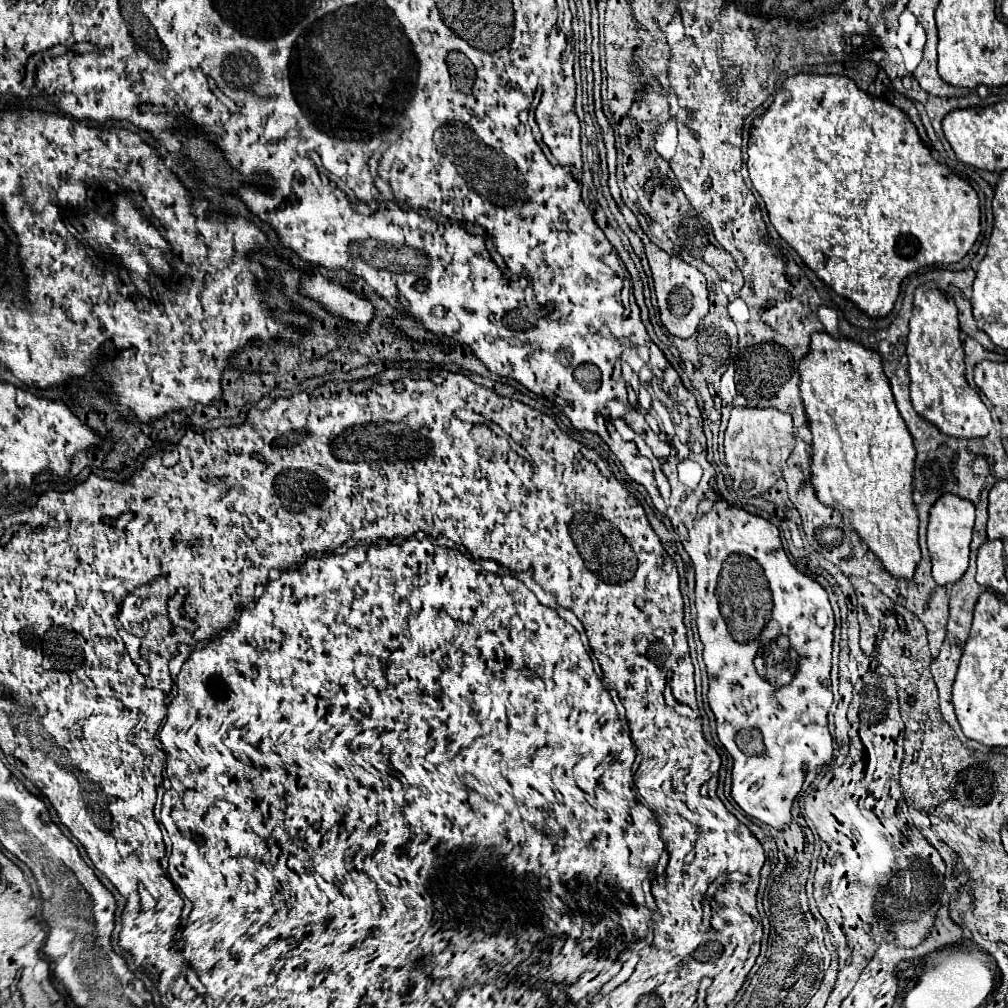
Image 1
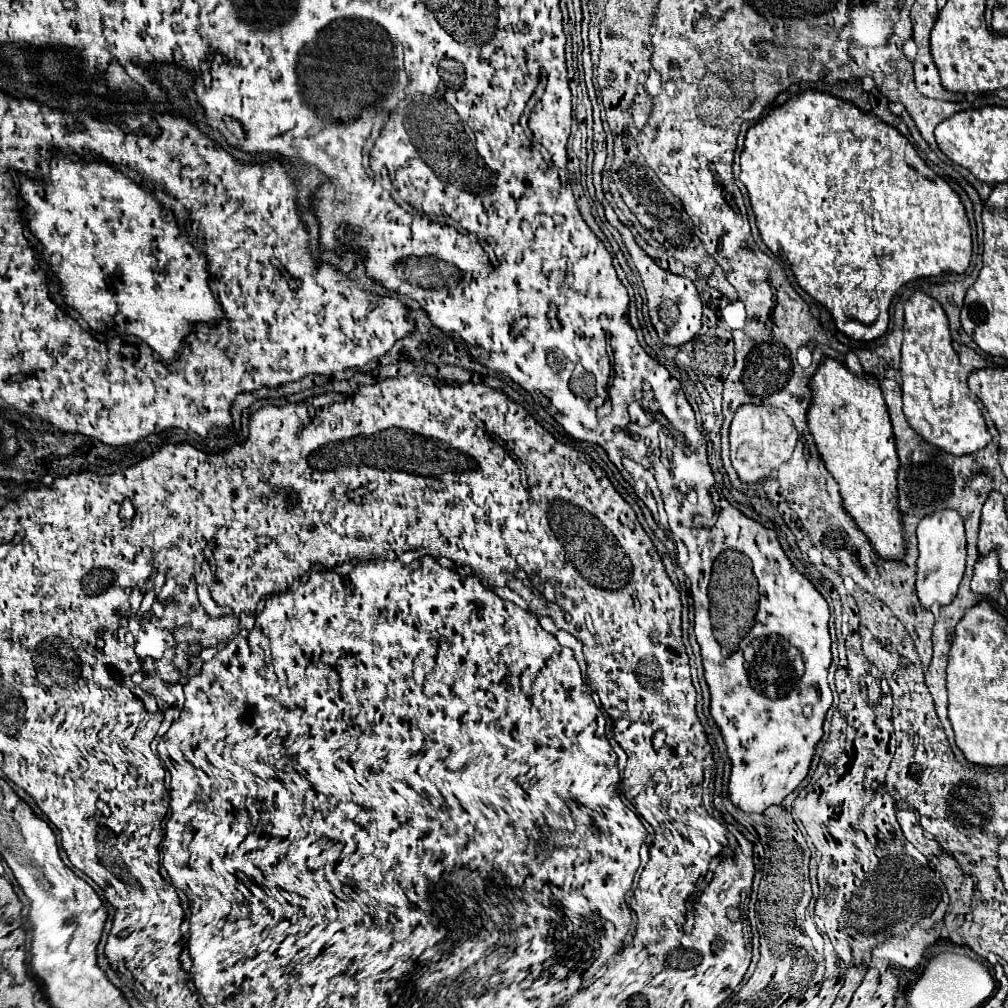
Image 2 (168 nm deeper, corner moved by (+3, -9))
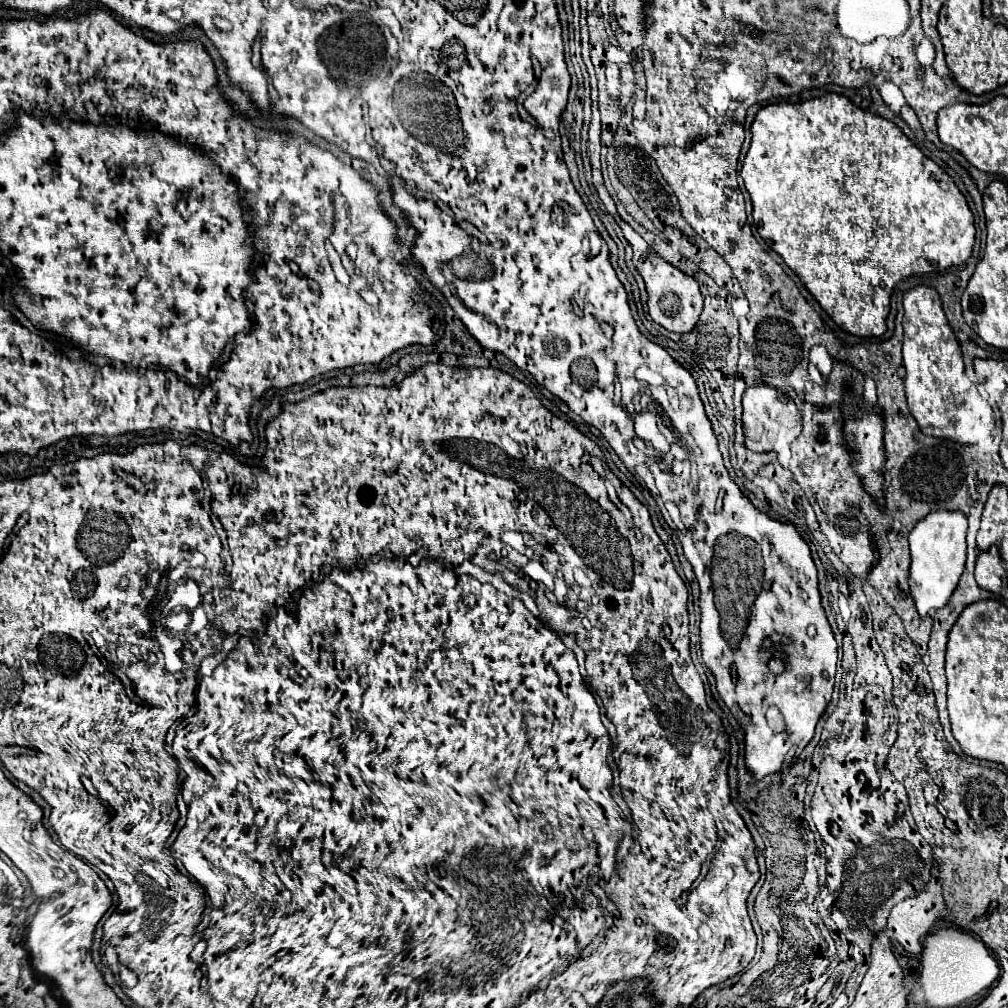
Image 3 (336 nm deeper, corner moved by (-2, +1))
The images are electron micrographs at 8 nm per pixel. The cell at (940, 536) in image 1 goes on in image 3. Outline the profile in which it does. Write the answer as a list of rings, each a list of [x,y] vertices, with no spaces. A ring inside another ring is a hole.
[[[938,510],[922,518],[910,532],[910,596],[914,598],[916,612],[924,618],[934,610],[940,610],[962,576],[966,562],[966,528],[968,520],[962,512]]]

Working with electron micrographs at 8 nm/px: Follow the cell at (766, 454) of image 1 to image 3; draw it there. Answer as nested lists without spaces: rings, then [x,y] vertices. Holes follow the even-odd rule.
[[[768,384],[750,386],[742,396],[742,406],[744,406],[742,422],[744,422],[746,448],[752,452],[770,452],[778,444],[790,444],[798,438],[802,430],[802,418],[794,400]]]

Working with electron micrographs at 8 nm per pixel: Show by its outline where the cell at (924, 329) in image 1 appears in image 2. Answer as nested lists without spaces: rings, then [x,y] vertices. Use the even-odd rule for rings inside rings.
[[[915,292],[905,302],[905,326],[901,348],[901,392],[903,412],[909,426],[929,444],[955,454],[971,454],[985,448],[991,442],[991,434],[985,426],[985,418],[979,406],[965,394],[959,382],[959,356],[951,346],[949,320],[941,304]]]

